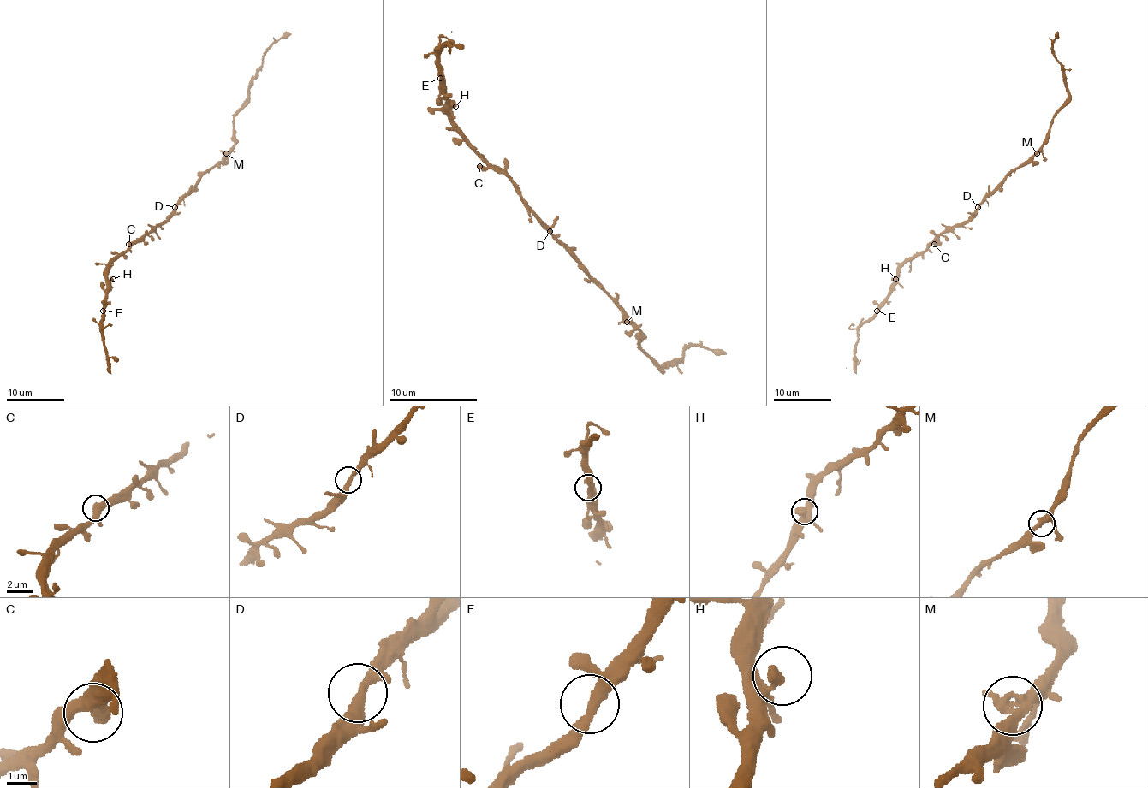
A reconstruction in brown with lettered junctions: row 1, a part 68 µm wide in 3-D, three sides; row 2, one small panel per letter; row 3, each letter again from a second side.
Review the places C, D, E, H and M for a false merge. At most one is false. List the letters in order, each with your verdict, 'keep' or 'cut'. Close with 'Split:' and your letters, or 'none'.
C: keep
D: keep
E: keep
H: keep
M: keep
Split: none

